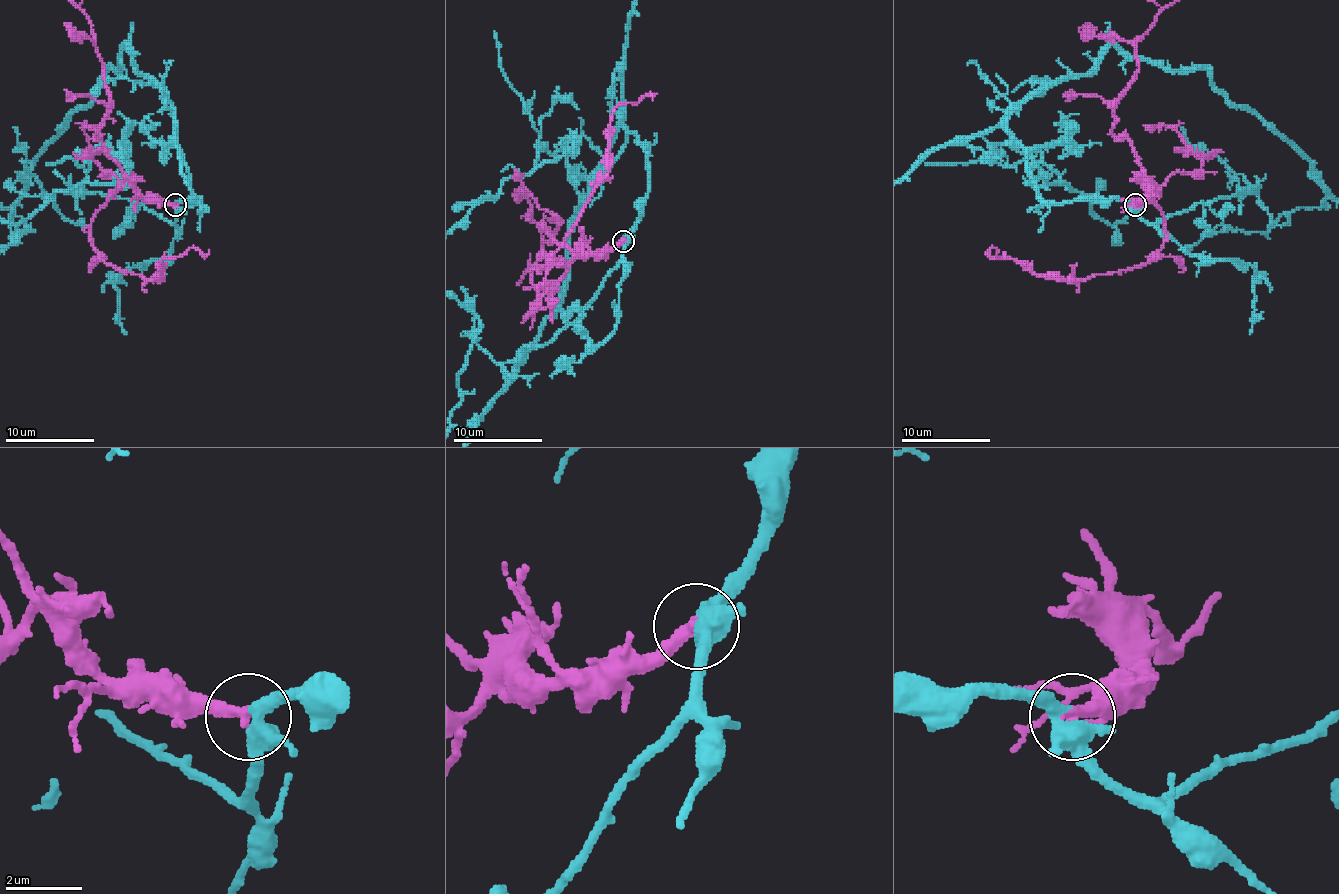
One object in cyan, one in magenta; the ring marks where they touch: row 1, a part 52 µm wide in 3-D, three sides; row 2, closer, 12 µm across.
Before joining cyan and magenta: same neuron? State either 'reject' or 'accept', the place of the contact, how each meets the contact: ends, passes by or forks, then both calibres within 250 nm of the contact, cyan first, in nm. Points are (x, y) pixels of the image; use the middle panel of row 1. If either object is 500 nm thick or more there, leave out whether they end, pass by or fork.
accept; at (623, 241); cyan forks there; magenta ends there; 440 nm thick on the cyan side, 360 nm on the other

